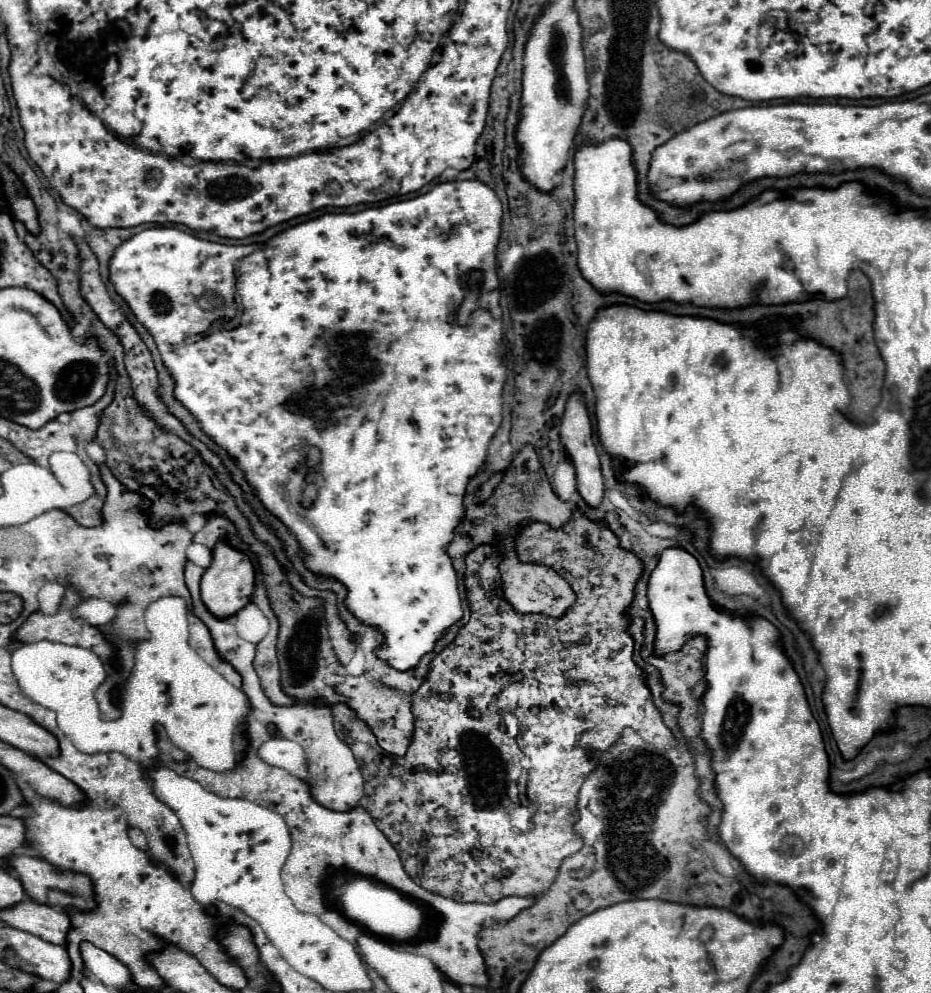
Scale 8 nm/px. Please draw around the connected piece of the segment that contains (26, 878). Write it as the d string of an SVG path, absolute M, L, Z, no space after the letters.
M16 853L10 859L10 865L14 867L26 893L34 901L50 905L50 907L60 907L60 909L70 909L70 905L74 905L74 909L82 909L82 911L94 909L94 889L92 889L94 885L88 875L76 873L76 871L62 871L44 859L34 859L34 857L28 857L22 853Z

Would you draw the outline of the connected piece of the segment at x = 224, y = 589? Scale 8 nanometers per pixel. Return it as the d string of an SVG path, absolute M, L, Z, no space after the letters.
M220 539L212 553L214 553L214 559L212 559L210 567L206 569L202 583L200 583L202 601L216 617L228 617L250 603L250 597L254 593L256 569L254 569L254 563L250 561L250 557L246 553L230 547L226 539Z

